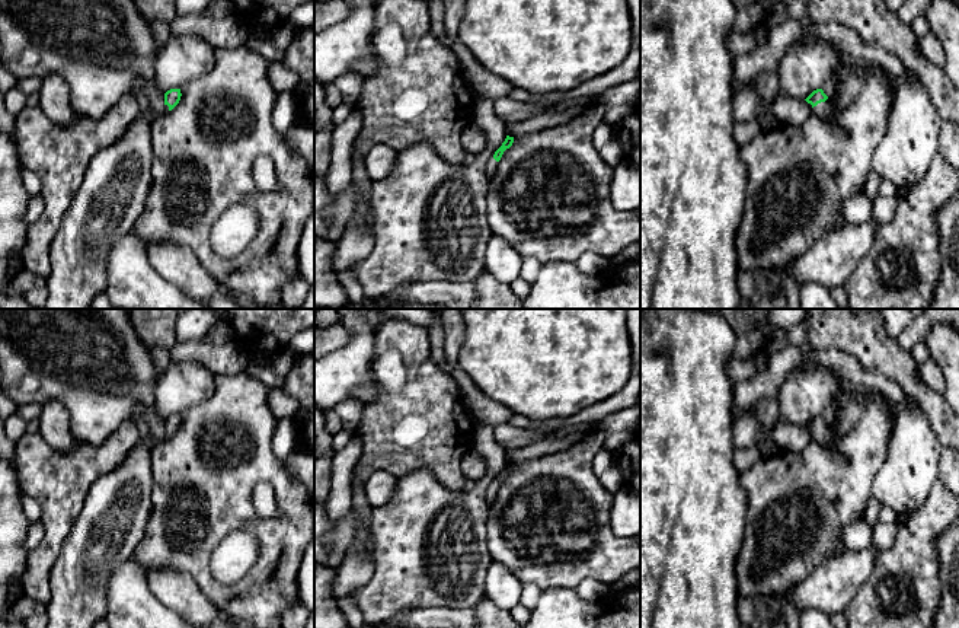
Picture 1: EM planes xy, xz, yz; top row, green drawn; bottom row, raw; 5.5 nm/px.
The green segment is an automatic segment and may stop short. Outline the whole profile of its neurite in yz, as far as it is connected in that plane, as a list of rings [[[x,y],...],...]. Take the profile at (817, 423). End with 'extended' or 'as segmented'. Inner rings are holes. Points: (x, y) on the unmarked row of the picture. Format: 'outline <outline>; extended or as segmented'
outline [[[822,415],[813,417],[805,427],[812,431],[813,440],[822,446],[832,446],[832,433]]]; extended

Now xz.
outline [[[506,462],[502,472],[495,478],[492,484],[488,485],[485,497],[489,504],[493,503],[498,488],[501,487],[504,478],[512,472],[512,469],[514,469],[514,463]]]; extended

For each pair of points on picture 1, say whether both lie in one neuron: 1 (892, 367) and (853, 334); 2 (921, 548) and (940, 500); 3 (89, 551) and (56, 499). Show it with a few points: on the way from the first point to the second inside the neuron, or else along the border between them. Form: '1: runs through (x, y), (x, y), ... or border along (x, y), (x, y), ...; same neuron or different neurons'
1: runs through (882, 357), (863, 338); same neuron
2: runs through (921, 536), (921, 529), (939, 512); same neuron
3: border along (88, 494), (82, 512), (56, 555); different neurons

